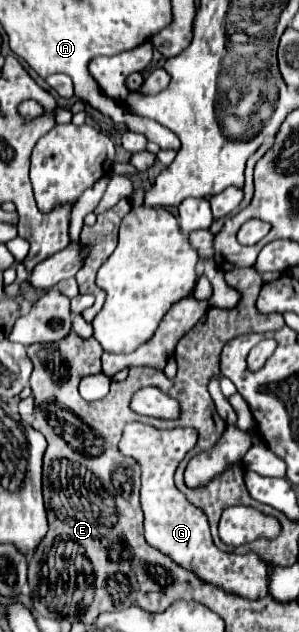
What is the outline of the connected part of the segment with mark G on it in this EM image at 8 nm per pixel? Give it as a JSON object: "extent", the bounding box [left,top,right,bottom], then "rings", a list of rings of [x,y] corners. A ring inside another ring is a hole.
{"extent":[119,422,267,600],"rings":[[[131,422],[125,426],[123,438],[119,442],[119,452],[123,456],[133,456],[141,466],[141,506],[145,512],[145,540],[173,558],[179,566],[195,572],[209,584],[225,588],[229,592],[241,594],[243,598],[257,600],[267,594],[267,568],[265,562],[255,554],[227,554],[221,552],[211,538],[207,516],[195,508],[173,484],[173,474],[177,464],[195,446],[197,430],[193,428],[173,428],[157,430],[147,424]]]}

